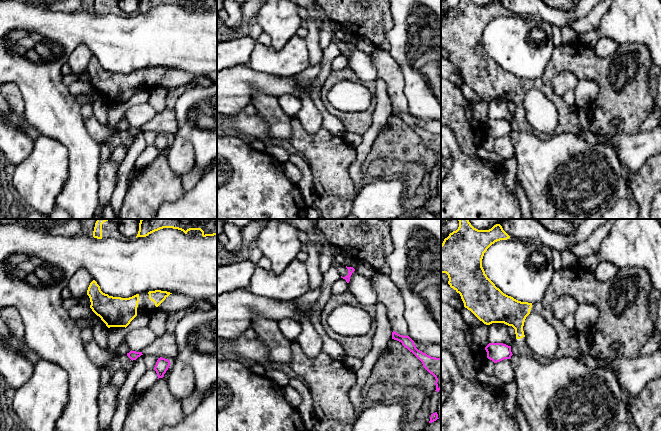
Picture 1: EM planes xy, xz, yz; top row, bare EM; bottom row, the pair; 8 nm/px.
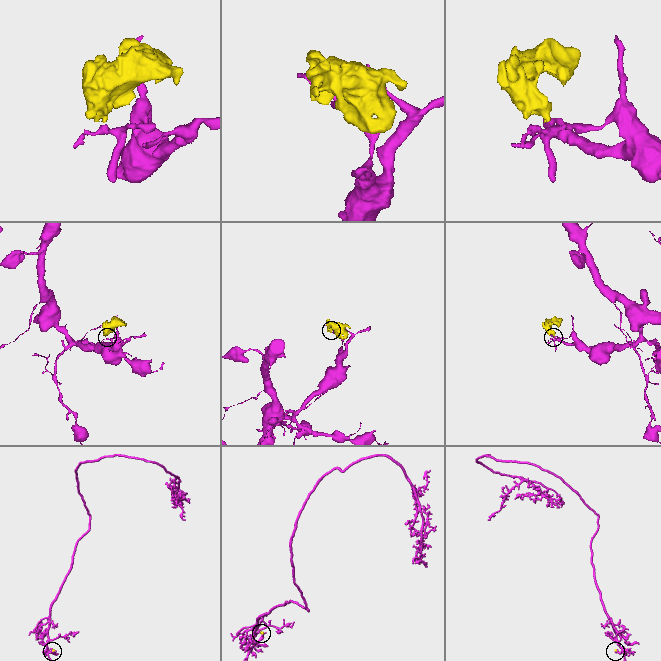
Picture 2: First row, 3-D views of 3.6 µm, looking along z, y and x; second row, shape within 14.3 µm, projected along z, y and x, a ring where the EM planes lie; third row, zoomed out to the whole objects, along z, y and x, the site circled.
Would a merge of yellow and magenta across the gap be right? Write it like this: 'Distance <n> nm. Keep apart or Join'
Distance 80 nm. Keep apart

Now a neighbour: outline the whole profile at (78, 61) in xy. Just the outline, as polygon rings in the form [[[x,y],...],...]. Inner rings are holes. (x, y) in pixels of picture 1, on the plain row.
[[[80,44],[77,46],[67,61],[71,73],[80,79],[80,77],[86,72],[88,63],[92,57],[93,55],[86,45]]]

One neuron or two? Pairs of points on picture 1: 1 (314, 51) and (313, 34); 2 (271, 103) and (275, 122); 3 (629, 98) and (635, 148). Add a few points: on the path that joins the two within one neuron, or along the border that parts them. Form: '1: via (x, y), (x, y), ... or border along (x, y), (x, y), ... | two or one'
1: via (314, 47), (313, 38) | one
2: via (271, 108), (275, 117) | one
3: border along (638, 130), (633, 133), (617, 132), (610, 136) | two

